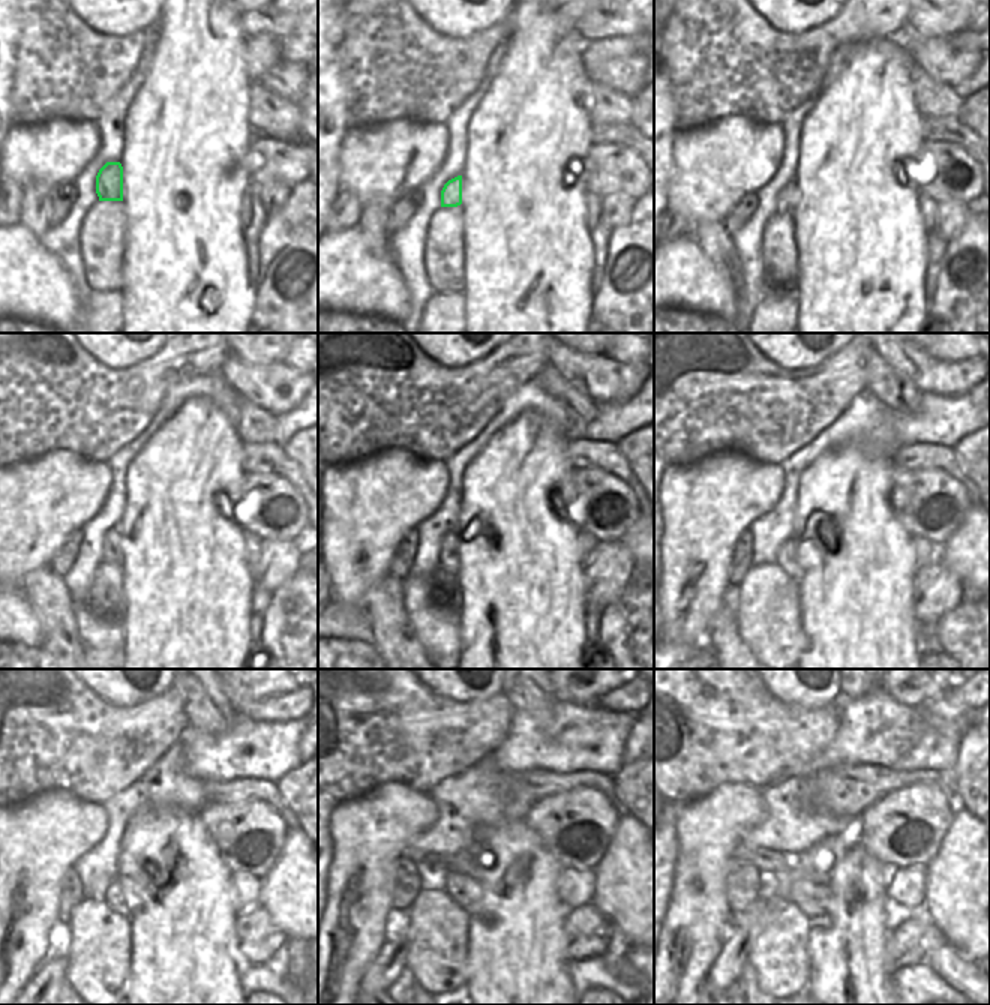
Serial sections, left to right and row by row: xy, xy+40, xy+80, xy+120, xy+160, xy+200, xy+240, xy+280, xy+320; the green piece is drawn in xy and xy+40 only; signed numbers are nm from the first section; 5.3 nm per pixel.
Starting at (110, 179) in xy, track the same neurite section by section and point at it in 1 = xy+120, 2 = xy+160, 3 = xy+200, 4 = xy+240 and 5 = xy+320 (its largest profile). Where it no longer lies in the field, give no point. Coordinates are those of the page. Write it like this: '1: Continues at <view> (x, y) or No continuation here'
1: Continues at xy+120 (113, 549)
2: Continues at xy+160 (449, 557)
3: Continues at xy+200 (786, 558)
4: Continues at xy+240 (114, 897)
5: Continues at xy+320 (812, 899)

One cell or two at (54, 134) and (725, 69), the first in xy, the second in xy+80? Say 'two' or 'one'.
two

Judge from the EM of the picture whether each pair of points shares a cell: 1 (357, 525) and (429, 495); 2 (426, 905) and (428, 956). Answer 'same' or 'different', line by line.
1: same
2: same

